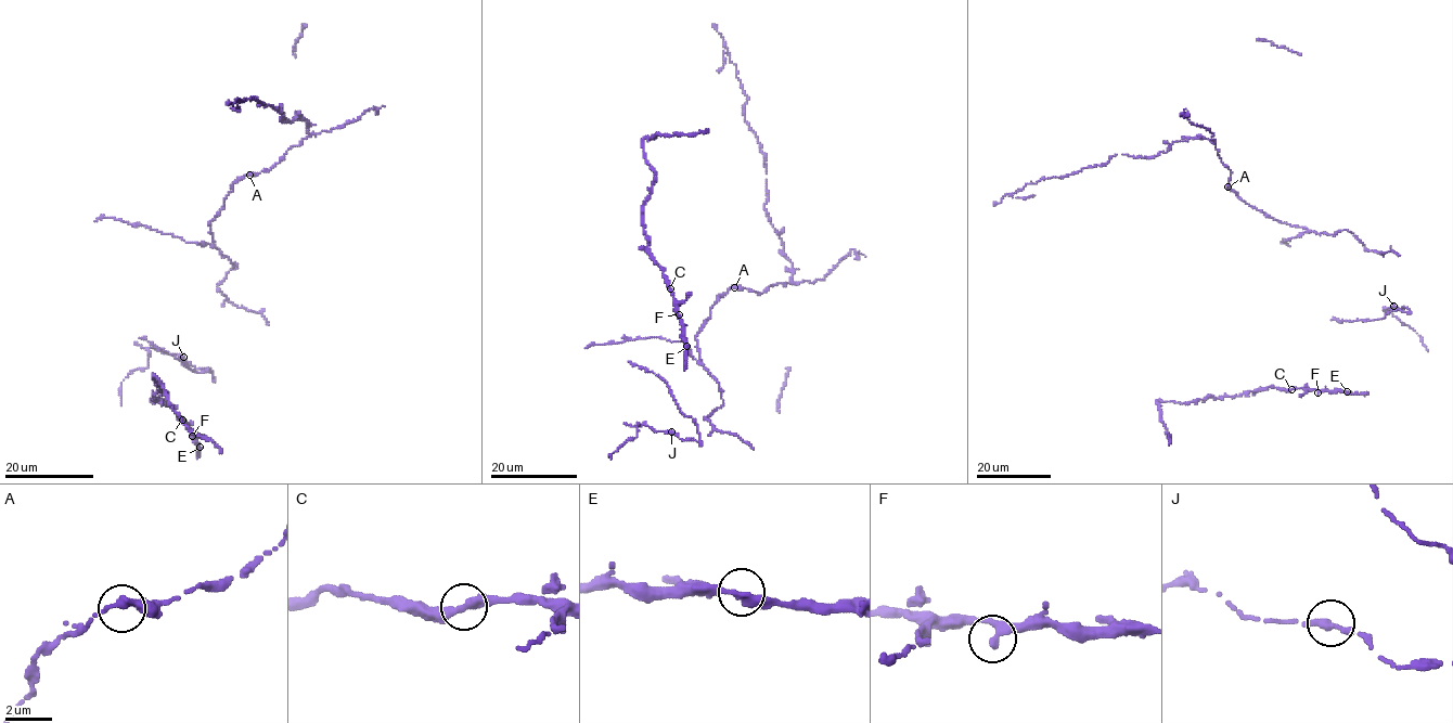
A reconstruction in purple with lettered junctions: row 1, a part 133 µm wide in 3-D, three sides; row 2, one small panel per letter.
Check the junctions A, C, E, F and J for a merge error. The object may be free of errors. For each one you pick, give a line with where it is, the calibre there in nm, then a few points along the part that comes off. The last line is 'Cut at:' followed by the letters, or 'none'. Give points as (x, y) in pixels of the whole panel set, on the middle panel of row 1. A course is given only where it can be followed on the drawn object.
Cut at: none

